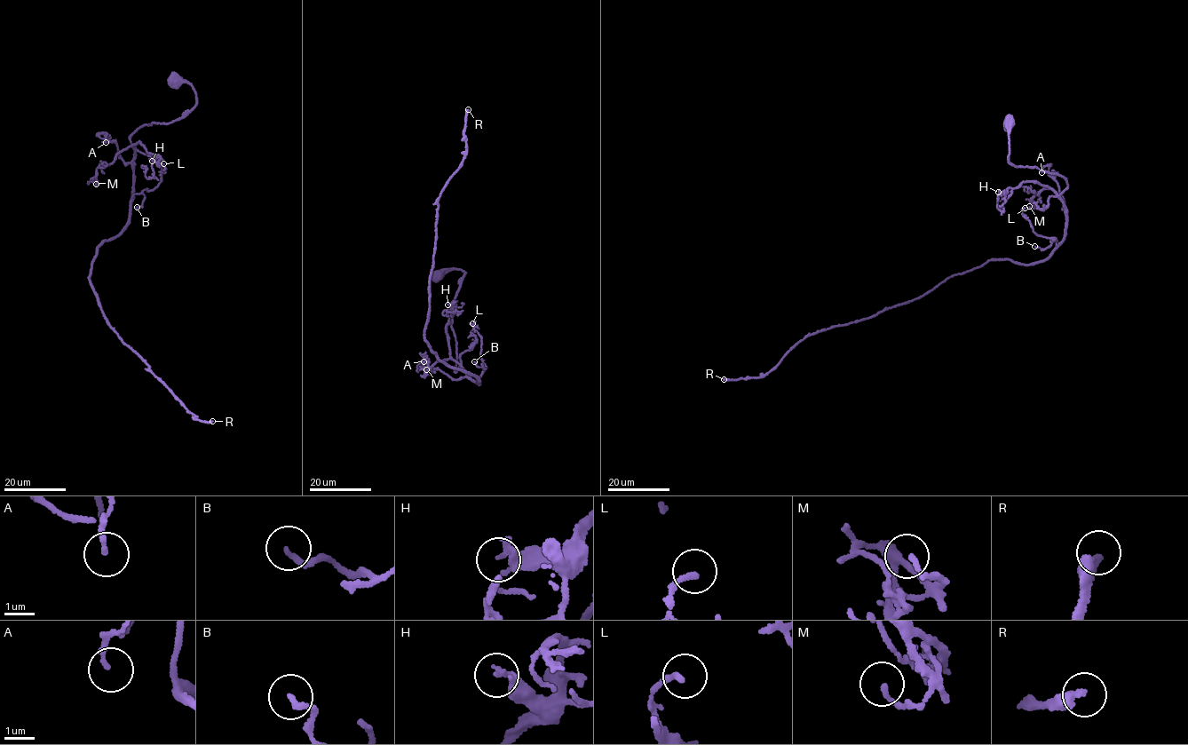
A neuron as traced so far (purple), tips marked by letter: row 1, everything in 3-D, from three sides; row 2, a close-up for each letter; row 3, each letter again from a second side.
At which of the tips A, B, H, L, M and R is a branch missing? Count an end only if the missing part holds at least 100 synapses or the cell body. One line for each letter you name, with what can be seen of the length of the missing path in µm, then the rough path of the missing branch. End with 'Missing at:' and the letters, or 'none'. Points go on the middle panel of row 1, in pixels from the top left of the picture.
R: Missing length about 200 µm. Course of what is missing: (468, 109), (464, 27), (455, 63), (417, 41), (398, 63), (356, 46), (383, 1), (401, 32), (370, 56)
Missing at: R

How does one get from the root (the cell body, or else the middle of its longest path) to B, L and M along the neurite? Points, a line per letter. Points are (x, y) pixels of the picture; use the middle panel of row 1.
B: (435, 275), (452, 268), (465, 273), (452, 313), (455, 371), (461, 365), (479, 385), (485, 369), (474, 361)
L: (435, 275), (452, 268), (465, 273), (452, 313), (455, 371), (461, 365), (479, 385), (481, 339), (472, 323)
M: (435, 275), (452, 268), (465, 273), (451, 318), (455, 372), (460, 364), (451, 359), (426, 369)

